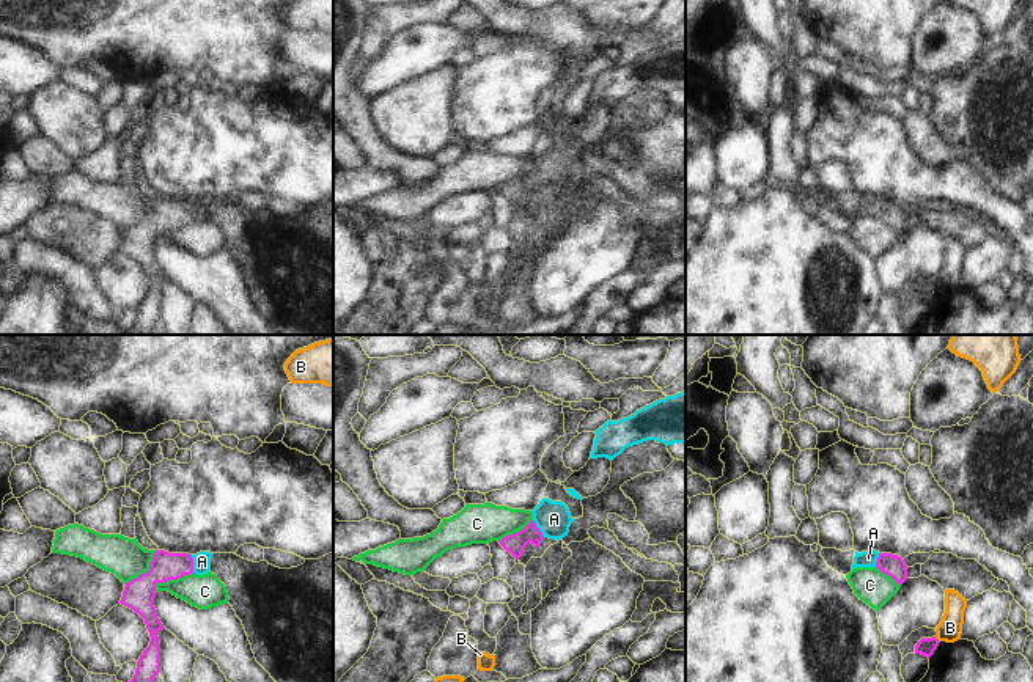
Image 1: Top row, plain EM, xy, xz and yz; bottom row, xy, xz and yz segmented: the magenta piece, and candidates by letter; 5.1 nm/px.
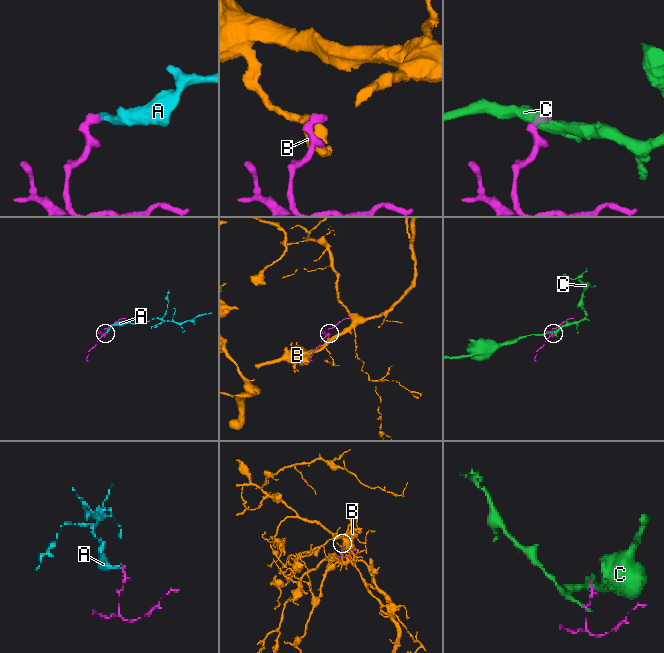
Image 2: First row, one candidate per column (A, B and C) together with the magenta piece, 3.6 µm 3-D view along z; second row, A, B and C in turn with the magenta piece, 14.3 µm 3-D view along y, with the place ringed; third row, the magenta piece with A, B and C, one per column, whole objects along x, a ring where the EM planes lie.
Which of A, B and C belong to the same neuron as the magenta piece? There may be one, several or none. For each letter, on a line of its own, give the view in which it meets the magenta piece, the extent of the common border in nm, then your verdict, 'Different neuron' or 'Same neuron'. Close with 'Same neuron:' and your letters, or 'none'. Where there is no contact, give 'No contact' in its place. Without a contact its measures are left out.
A: Touches magenta in xy. Shared border 100 nm. Same neuron
B: Touches magenta in yz. Shared border 40 nm. Different neuron
C: Touches magenta in xy. Shared border 240 nm. Different neuron
Same neuron: A.

